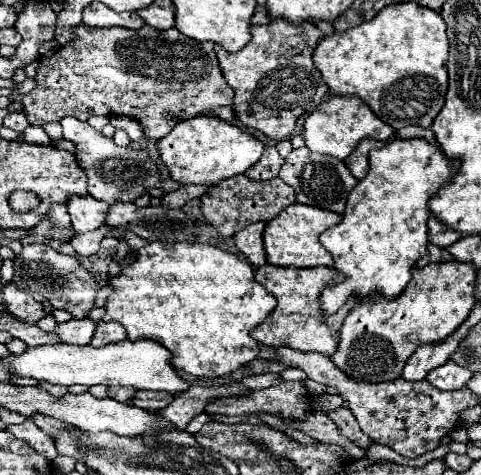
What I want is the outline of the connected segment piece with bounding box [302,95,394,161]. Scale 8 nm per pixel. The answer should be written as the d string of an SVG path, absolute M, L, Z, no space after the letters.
M332 95L316 111L312 111L308 115L302 135L304 135L306 147L310 151L322 153L322 155L330 155L330 157L336 157L336 159L344 161L364 137L386 141L386 139L390 139L394 135L394 129L390 125L386 125L384 121L380 121L362 99L356 99L356 97L334 97Z

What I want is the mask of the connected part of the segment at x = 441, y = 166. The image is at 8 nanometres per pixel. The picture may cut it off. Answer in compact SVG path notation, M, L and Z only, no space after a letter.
M392 139L382 149L370 151L370 171L348 195L342 221L320 235L320 243L330 251L334 259L334 269L344 275L344 281L324 287L318 295L322 319L334 315L342 305L346 305L348 299L366 301L374 295L396 299L406 289L414 263L428 253L428 199L440 185L450 179L452 171L456 171L456 163L446 159L440 147L430 145L424 139Z

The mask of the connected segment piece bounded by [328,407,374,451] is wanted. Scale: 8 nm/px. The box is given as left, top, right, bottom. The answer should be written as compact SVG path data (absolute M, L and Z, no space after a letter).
M340 407L340 409L336 409L336 411L330 411L330 413L328 413L328 417L336 423L338 431L340 431L346 439L350 439L352 443L356 443L360 449L368 451L368 449L370 449L370 445L374 443L366 433L362 433L362 431L360 431L360 427L358 427L358 423L356 423L354 415L352 415L346 407Z

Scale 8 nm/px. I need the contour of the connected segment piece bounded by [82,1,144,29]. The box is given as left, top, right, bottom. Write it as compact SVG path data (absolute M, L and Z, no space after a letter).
M92 1L84 11L82 11L82 23L88 27L110 27L110 25L120 25L120 27L140 27L144 21L136 13L116 13L104 3Z

